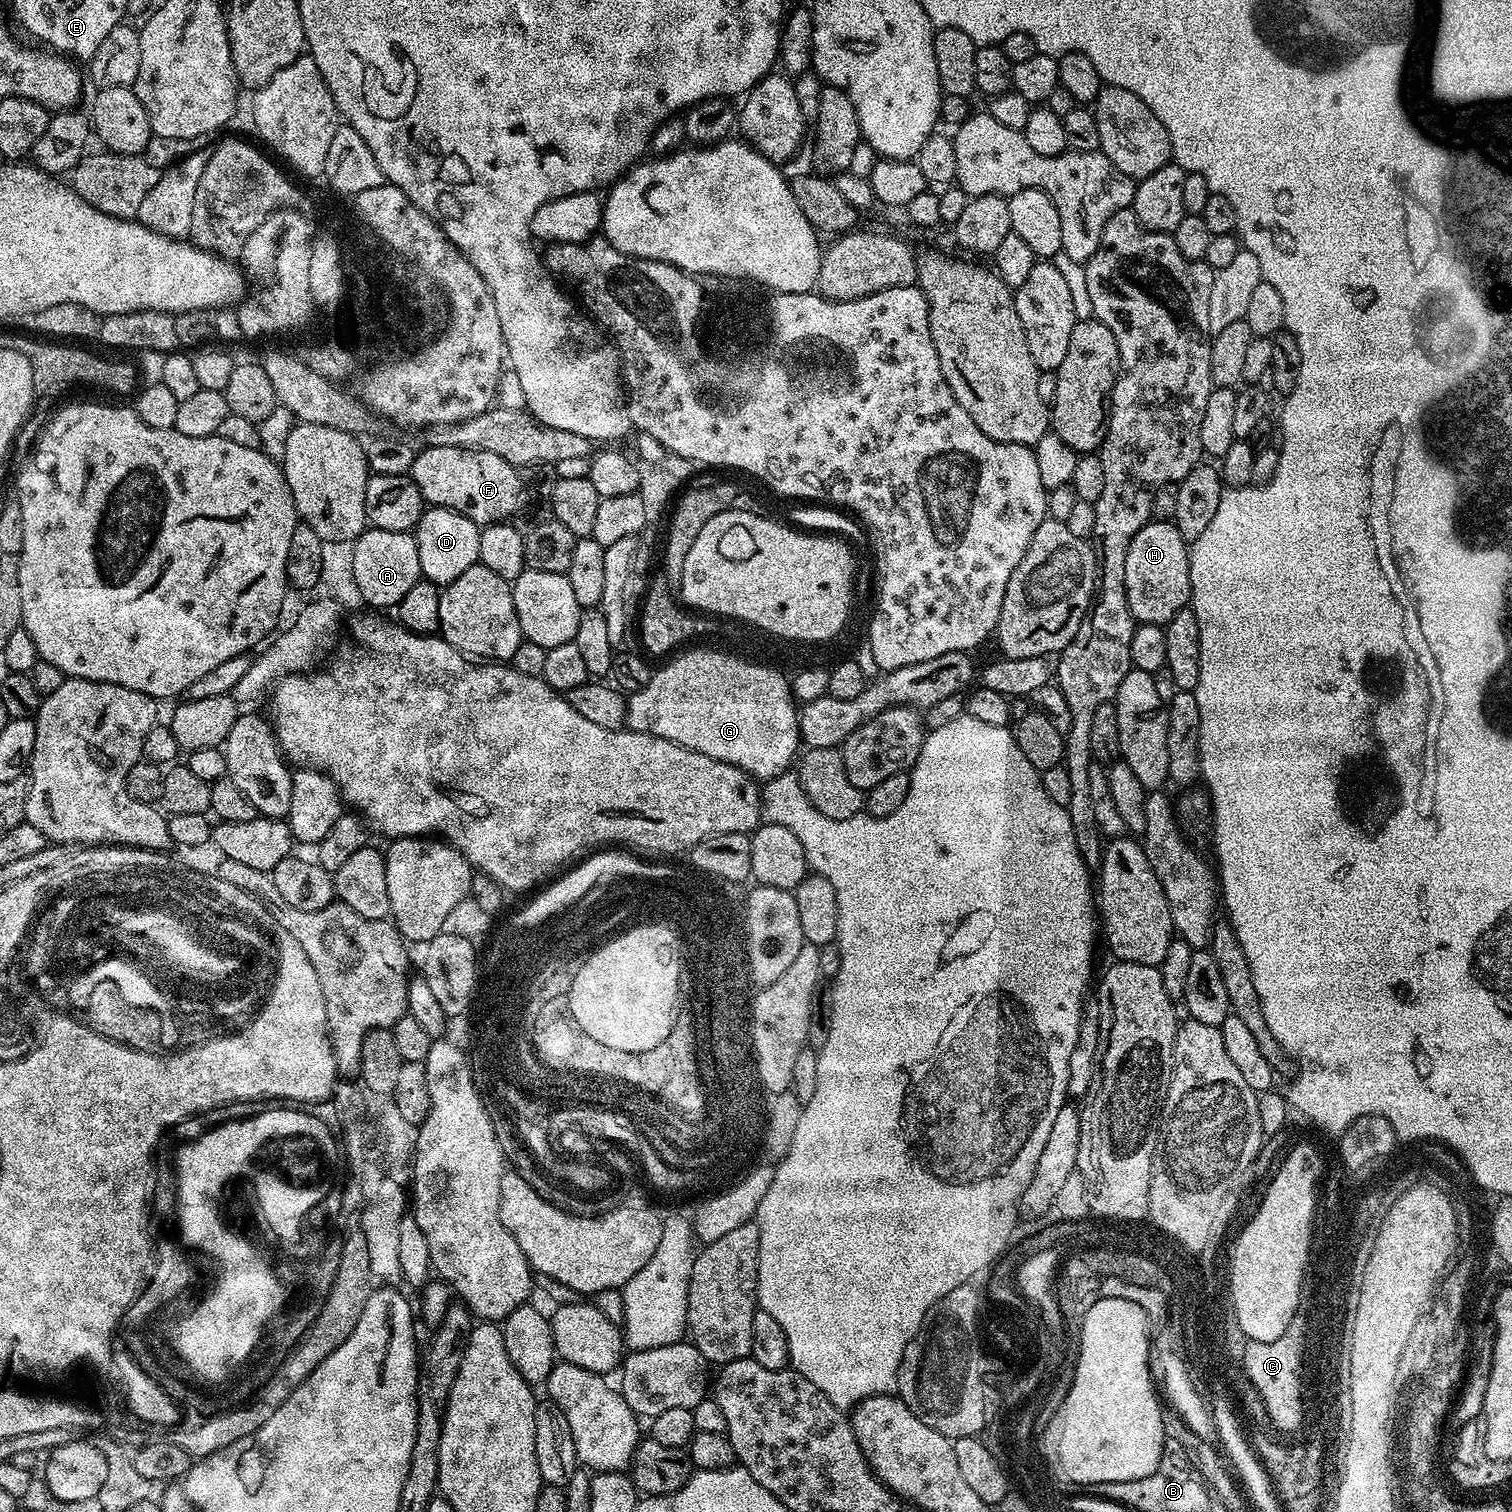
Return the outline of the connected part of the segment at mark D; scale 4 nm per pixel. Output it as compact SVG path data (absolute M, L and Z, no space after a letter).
M425 507L414 529L418 542L420 575L437 586L447 586L462 578L470 566L480 563L478 538L481 525L449 508Z

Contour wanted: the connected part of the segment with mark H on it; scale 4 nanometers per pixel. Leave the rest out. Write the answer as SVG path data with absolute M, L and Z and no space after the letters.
M1164 518L1153 519L1130 542L1130 550L1126 550L1126 602L1130 606L1130 614L1137 624L1167 624L1178 610L1189 607L1192 598L1190 586L1190 551L1189 541L1182 538L1182 534L1176 529L1175 523Z

